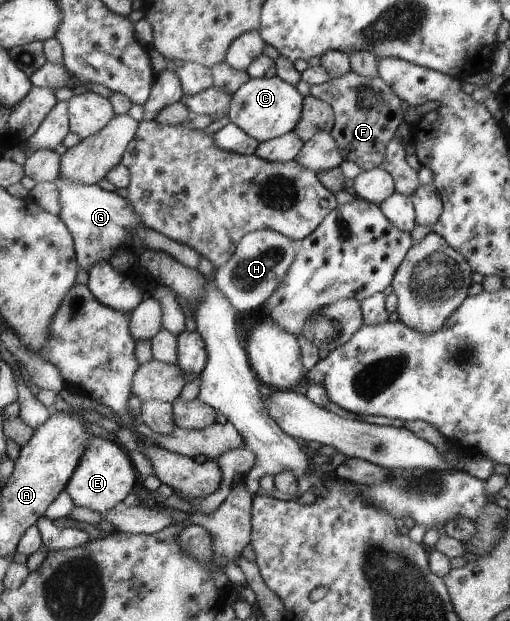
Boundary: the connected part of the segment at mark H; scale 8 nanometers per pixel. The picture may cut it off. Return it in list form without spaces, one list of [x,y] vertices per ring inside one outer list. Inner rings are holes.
[[[260,229],[244,235],[231,260],[216,270],[214,282],[228,296],[238,312],[252,312],[274,294],[296,258],[299,242],[270,229]]]

